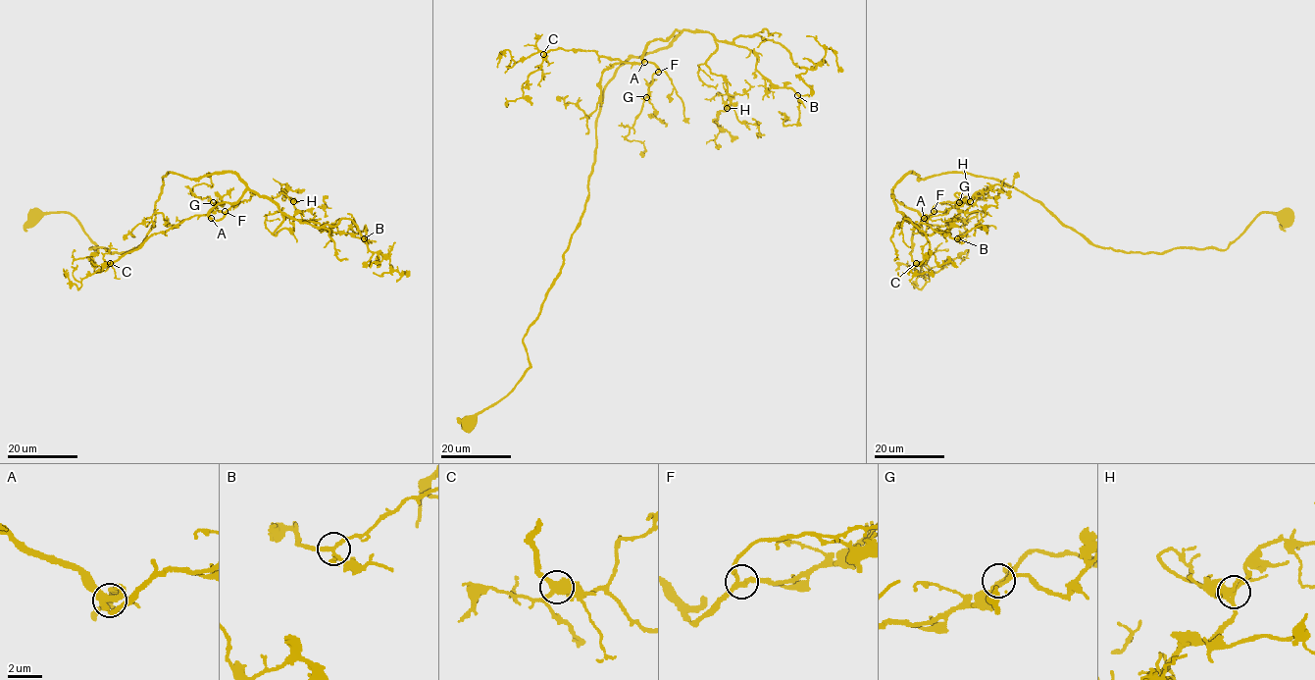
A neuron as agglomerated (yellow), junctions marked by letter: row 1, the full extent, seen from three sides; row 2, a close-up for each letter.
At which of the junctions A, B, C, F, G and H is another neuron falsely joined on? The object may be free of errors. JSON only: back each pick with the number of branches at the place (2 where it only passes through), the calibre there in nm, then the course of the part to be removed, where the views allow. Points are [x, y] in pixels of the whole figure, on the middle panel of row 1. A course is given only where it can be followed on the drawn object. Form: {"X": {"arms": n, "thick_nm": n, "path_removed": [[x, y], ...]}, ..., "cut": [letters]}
{"cut": []}

